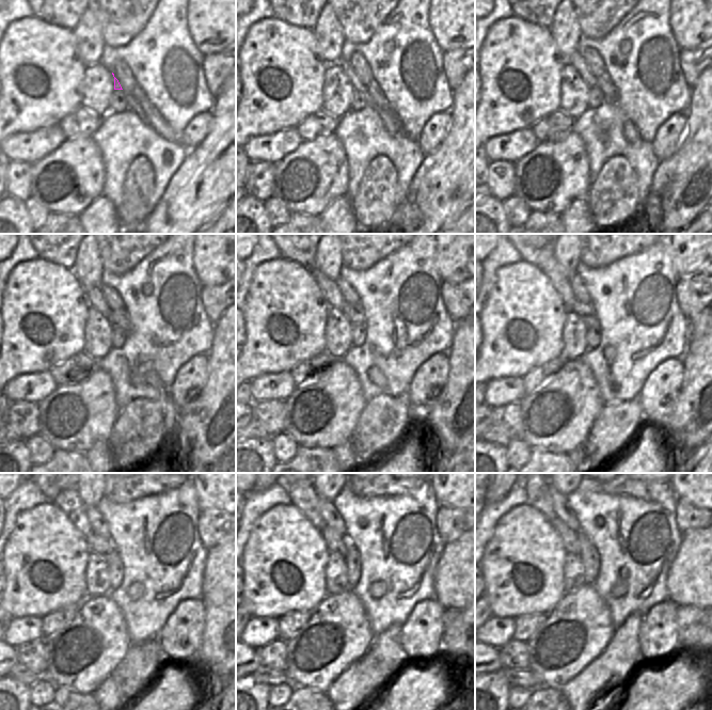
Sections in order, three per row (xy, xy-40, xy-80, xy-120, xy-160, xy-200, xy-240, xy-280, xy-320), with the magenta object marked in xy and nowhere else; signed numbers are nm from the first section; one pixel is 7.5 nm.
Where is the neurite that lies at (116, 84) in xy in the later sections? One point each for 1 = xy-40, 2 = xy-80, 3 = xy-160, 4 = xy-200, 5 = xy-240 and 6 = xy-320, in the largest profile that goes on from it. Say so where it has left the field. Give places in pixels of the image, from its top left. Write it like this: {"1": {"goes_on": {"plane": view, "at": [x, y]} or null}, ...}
{"1": {"goes_on": {"plane": "xy-40", "at": [359, 84]}}, "2": {"goes_on": {"plane": "xy-80", "at": [575, 60]}}, "3": {"goes_on": {"plane": "xy-160", "at": [328, 286]}}, "4": {"goes_on": {"plane": "xy-200", "at": [560, 281]}}, "5": {"goes_on": {"plane": "xy-240", "at": [68, 501]}}, "6": {"goes_on": {"plane": "xy-320", "at": [539, 496]}}}

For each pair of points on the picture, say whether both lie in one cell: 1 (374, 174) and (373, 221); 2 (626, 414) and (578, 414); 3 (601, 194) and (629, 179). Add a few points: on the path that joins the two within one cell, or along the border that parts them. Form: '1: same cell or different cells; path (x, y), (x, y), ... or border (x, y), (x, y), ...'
1: same cell; path (374, 186), (373, 209)
2: different cells; border (605, 404), (586, 437)
3: same cell; path (607, 194), (622, 180)

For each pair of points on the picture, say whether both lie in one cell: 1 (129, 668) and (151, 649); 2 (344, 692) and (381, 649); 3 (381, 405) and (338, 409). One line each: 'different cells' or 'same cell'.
1: same cell
2: same cell
3: different cells

